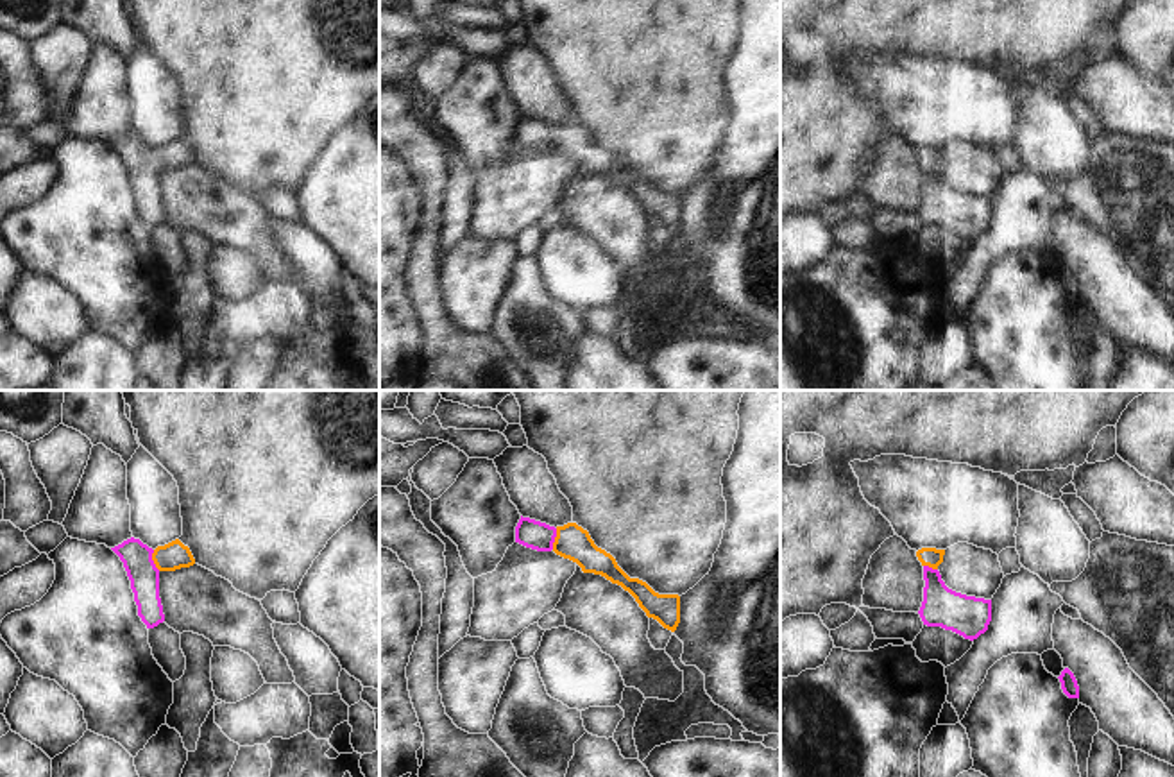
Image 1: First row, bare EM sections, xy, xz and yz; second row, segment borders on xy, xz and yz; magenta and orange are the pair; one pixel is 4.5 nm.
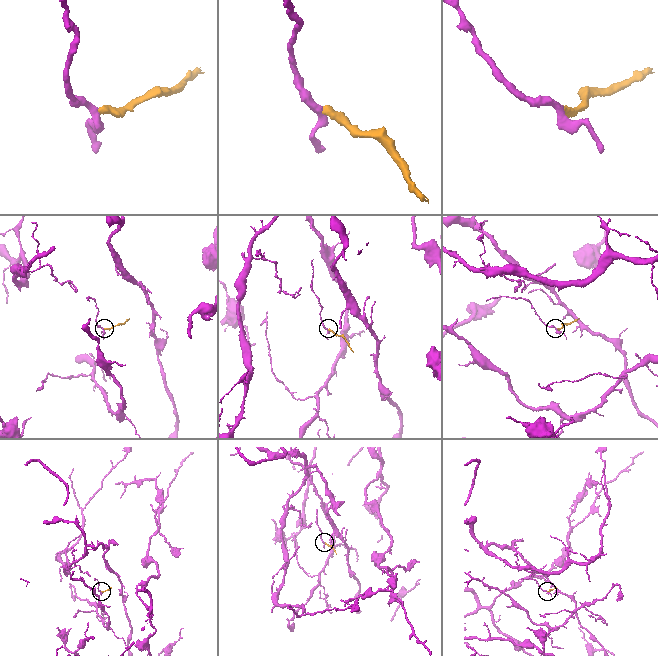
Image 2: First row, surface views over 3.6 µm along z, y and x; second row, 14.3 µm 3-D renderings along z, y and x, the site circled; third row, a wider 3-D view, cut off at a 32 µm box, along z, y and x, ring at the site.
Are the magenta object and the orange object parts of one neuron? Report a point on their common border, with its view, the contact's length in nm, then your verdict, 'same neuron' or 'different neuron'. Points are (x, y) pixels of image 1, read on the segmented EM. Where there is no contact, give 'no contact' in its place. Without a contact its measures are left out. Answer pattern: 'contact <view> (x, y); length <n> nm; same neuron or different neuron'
contact xy (153, 561); length 100 nm; same neuron

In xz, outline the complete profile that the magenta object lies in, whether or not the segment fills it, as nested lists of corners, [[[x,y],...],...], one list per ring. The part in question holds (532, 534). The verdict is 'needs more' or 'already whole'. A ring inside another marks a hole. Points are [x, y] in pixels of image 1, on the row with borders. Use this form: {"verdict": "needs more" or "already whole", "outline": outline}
{"verdict": "needs more", "outline": [[[523,517],[515,526],[515,542],[537,550],[555,551],[576,562],[583,573],[601,575],[612,584],[628,591],[648,618],[657,619],[664,628],[675,632],[680,623],[680,596],[659,594],[646,582],[630,578],[605,550],[598,548],[589,532],[576,523],[549,526],[546,523]]]}

